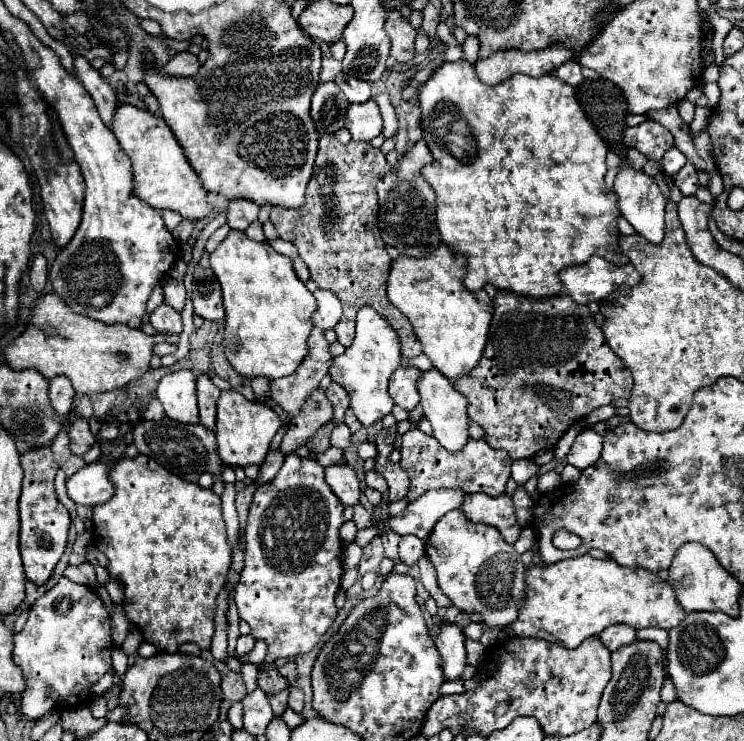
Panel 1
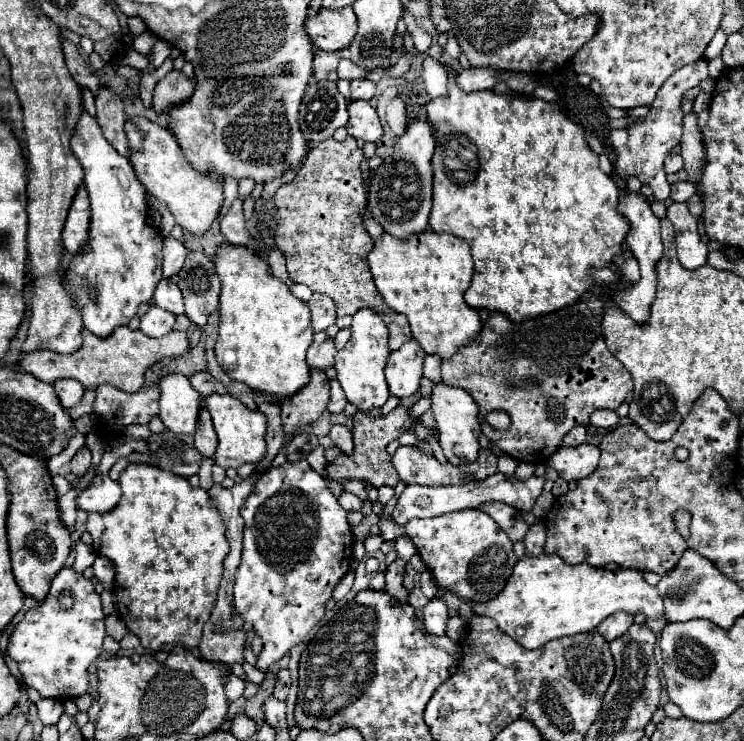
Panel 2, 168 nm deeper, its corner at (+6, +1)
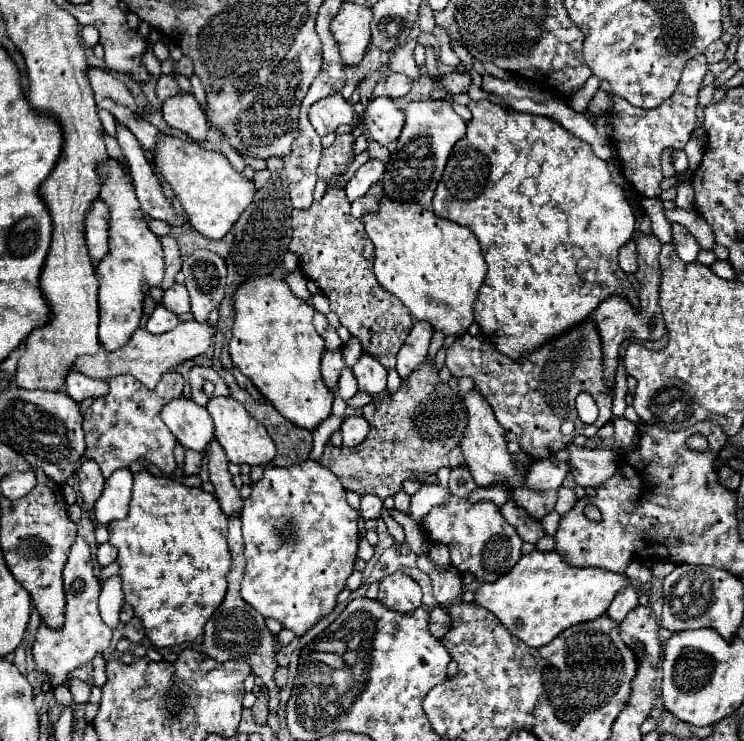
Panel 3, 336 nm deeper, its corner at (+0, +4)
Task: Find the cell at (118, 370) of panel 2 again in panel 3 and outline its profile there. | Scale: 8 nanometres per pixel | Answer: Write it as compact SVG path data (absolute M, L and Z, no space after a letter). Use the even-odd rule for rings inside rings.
M185 321L179 323L177 327L173 327L167 333L161 335L151 335L145 329L137 329L131 337L131 341L127 345L123 345L117 351L103 351L103 347L99 347L97 355L83 355L81 359L77 359L75 367L95 379L111 379L117 375L133 375L135 379L139 379L147 389L155 389L155 385L161 381L163 373L173 371L175 367L179 367L181 363L199 357L201 353L205 353L211 345L211 337L215 335L217 327L209 325L209 323L197 323L197 321Z

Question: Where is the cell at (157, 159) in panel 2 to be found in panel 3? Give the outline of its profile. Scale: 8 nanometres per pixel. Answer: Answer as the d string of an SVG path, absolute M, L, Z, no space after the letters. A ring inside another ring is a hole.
M163 135L157 143L155 161L161 169L163 181L167 181L173 193L179 197L193 229L209 239L223 239L257 193L255 183L243 173L235 171L221 151L207 151L193 141Z

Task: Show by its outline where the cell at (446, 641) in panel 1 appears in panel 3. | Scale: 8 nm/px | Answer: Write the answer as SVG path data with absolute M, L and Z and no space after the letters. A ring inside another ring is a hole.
M425 553L425 555L417 555L417 567L429 575L433 585L433 597L437 603L449 603L461 595L463 573L455 565L449 565L447 569L439 569L433 565L429 553Z

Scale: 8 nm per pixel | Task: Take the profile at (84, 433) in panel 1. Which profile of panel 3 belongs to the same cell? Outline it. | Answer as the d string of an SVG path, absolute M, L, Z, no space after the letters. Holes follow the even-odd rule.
M83 461L81 463L81 469L79 469L79 493L81 493L81 499L89 511L89 517L91 521L95 521L95 515L93 515L93 505L97 501L97 497L101 495L103 491L103 475L97 471L97 465L93 465L91 461Z

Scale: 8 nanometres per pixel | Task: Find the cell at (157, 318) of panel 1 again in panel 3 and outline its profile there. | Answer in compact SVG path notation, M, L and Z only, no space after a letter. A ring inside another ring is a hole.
M157 305L155 311L151 313L145 329L147 329L149 333L167 333L167 331L173 329L177 323L179 323L179 319L177 319L177 315L175 315L173 311L169 311L169 309L163 307L163 305Z

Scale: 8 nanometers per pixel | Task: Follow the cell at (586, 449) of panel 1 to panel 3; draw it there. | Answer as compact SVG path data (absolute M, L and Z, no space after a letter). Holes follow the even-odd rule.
M569 445L571 473L581 487L599 487L617 471L617 455L611 449L583 449Z

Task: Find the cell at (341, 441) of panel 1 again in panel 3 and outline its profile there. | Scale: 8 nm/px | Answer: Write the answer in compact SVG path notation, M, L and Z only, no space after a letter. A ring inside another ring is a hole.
M347 417L341 425L341 433L343 433L343 445L345 447L353 447L359 445L367 433L369 433L369 423L365 421L365 417Z

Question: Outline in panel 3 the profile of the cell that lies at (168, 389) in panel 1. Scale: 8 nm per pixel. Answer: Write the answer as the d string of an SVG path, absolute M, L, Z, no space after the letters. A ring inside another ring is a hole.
M175 399L163 407L161 417L169 431L175 435L177 443L181 443L185 449L203 453L215 439L213 419L209 411L205 407L197 407L197 403L191 403L191 399Z

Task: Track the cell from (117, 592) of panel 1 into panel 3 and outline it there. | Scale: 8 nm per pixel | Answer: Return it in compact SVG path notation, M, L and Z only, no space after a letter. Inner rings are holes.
M103 543L99 545L99 551L97 551L97 561L101 567L107 567L109 563L113 563L117 559L117 549L111 545L111 543Z

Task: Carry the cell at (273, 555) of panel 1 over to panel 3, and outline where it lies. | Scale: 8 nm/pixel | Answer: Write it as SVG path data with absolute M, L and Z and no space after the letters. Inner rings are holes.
M305 461L297 467L265 467L263 477L253 483L249 499L241 511L243 539L245 539L245 577L241 581L241 597L263 617L281 621L287 629L301 637L319 619L329 615L335 607L337 595L343 591L347 577L353 573L357 557L359 531L357 511L345 501L341 481L321 463Z

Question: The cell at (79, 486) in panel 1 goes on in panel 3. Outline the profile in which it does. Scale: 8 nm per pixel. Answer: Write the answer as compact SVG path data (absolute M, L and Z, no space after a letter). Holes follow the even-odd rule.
M117 469L109 479L105 479L103 495L95 503L97 523L111 523L127 517L131 487L133 487L133 473L129 469Z

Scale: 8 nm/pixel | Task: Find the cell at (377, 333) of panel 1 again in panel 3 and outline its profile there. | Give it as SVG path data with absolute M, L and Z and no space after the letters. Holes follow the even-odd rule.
M365 351L361 355L361 359L353 365L353 373L359 381L359 391L363 391L363 393L369 393L369 395L377 397L387 389L387 371L385 371L385 367L381 367L379 359L373 359Z

